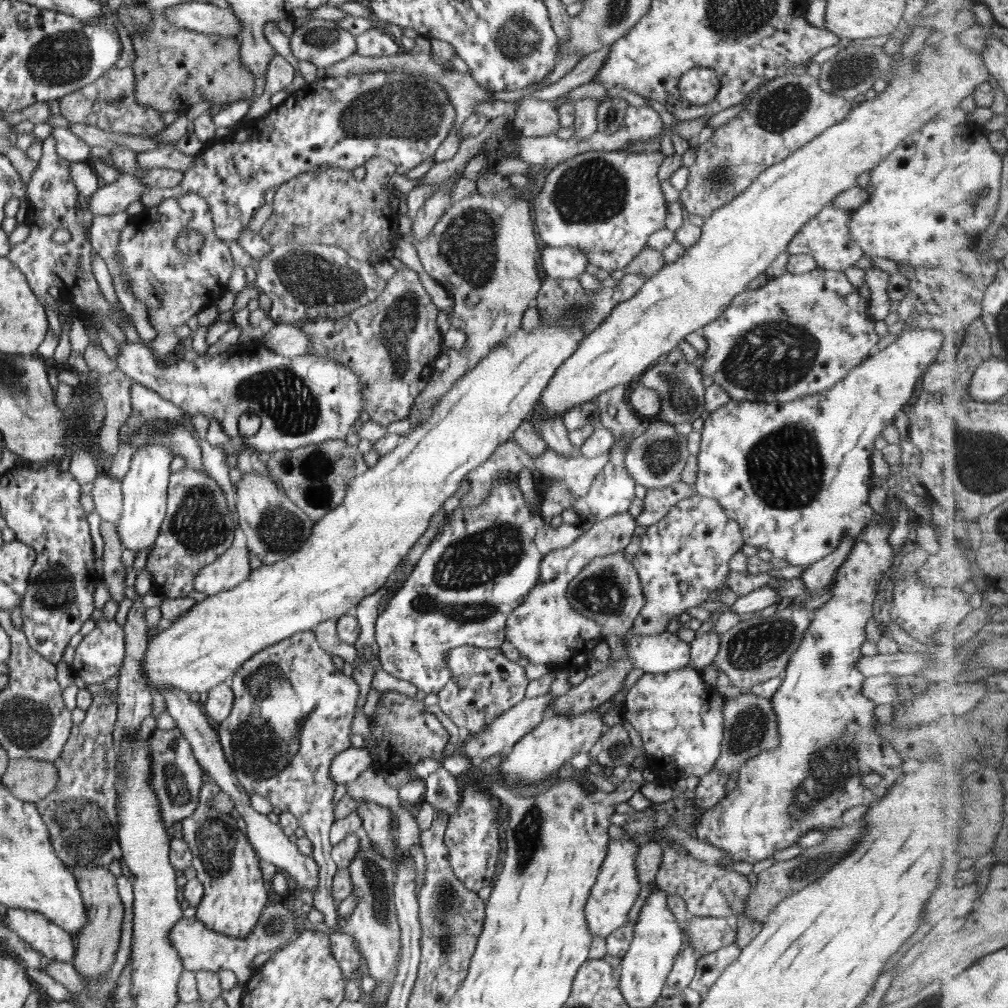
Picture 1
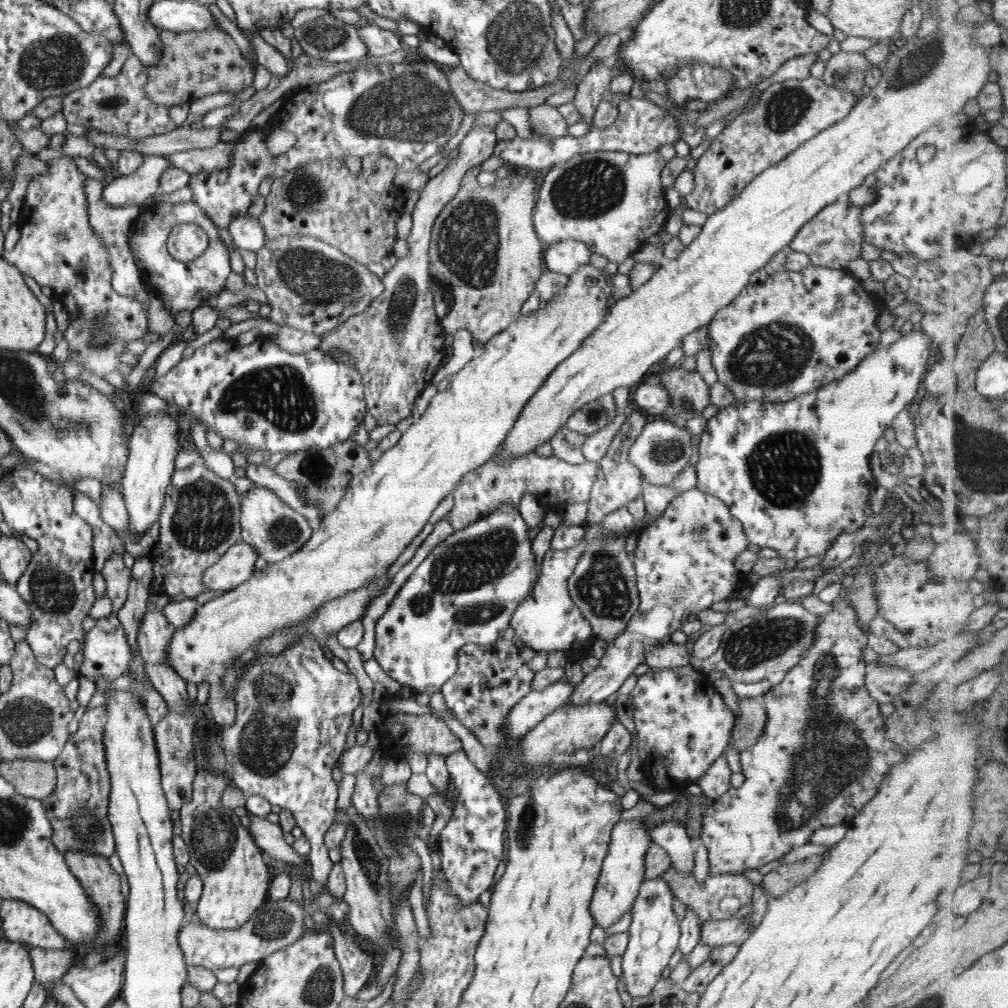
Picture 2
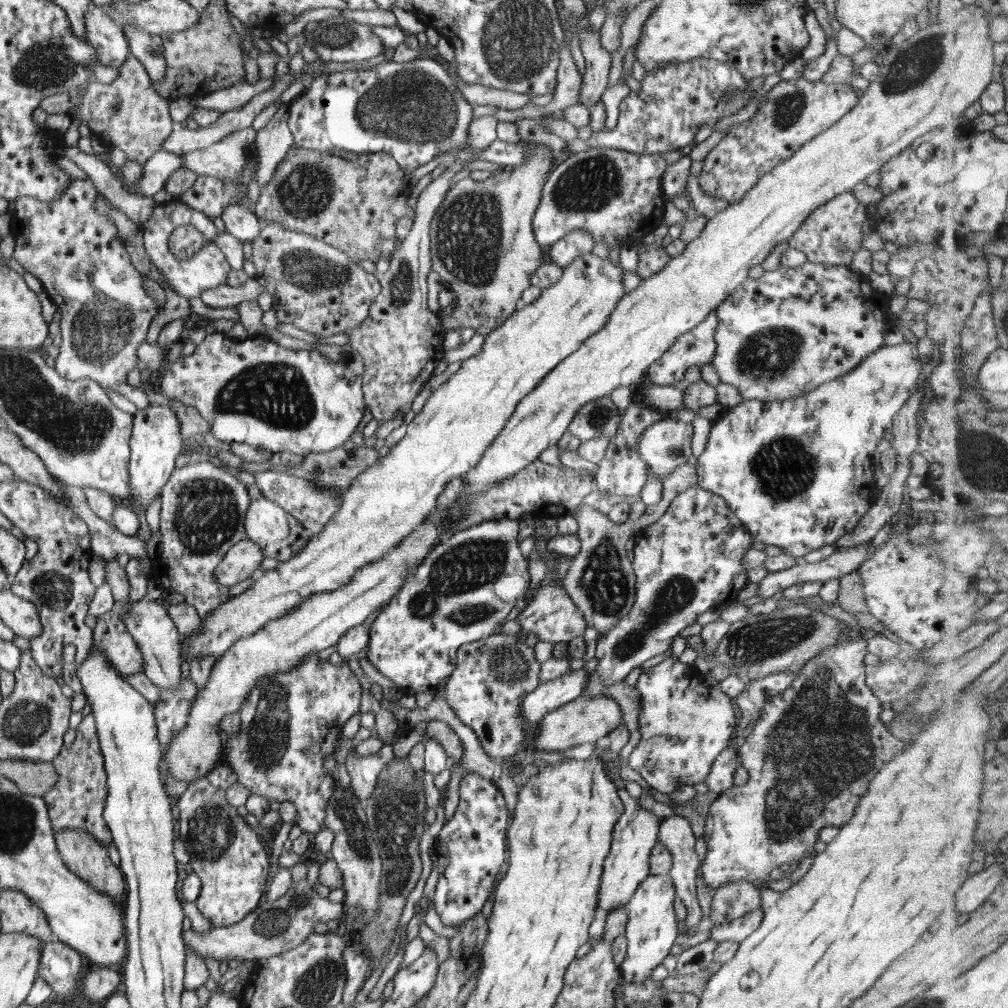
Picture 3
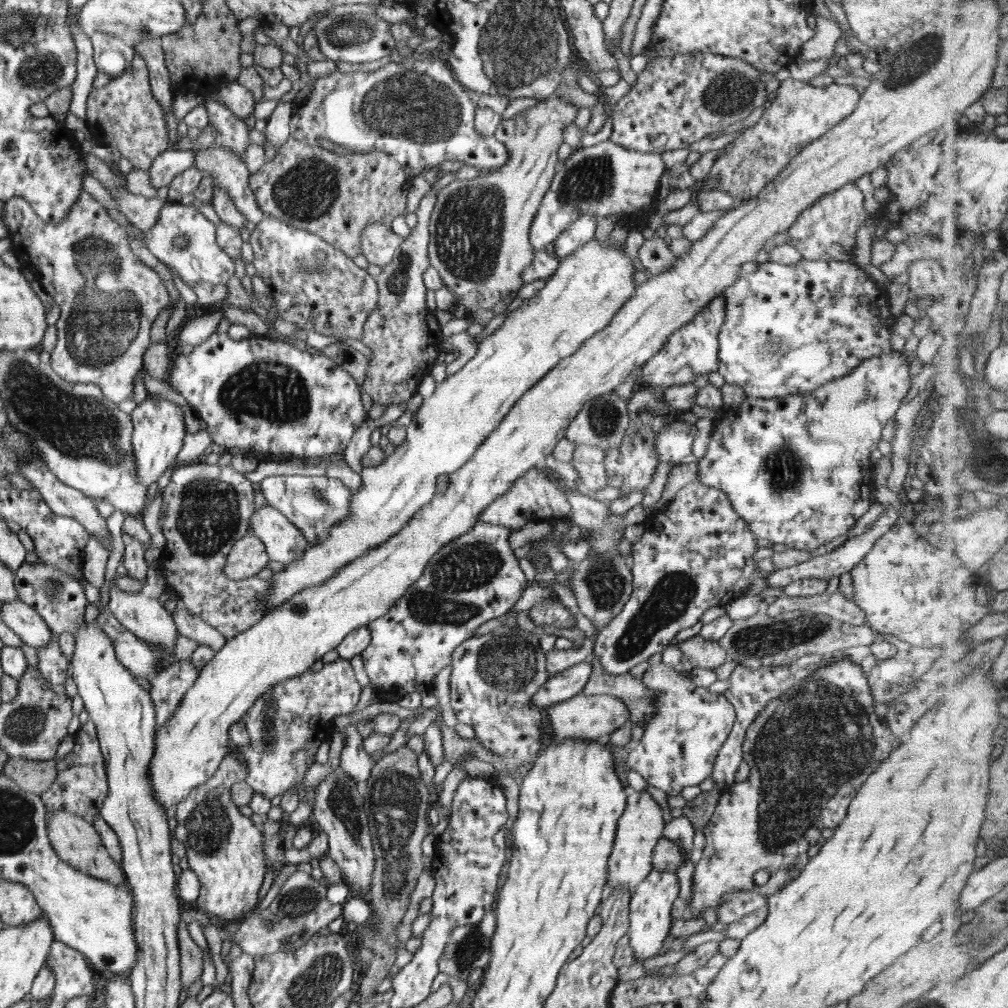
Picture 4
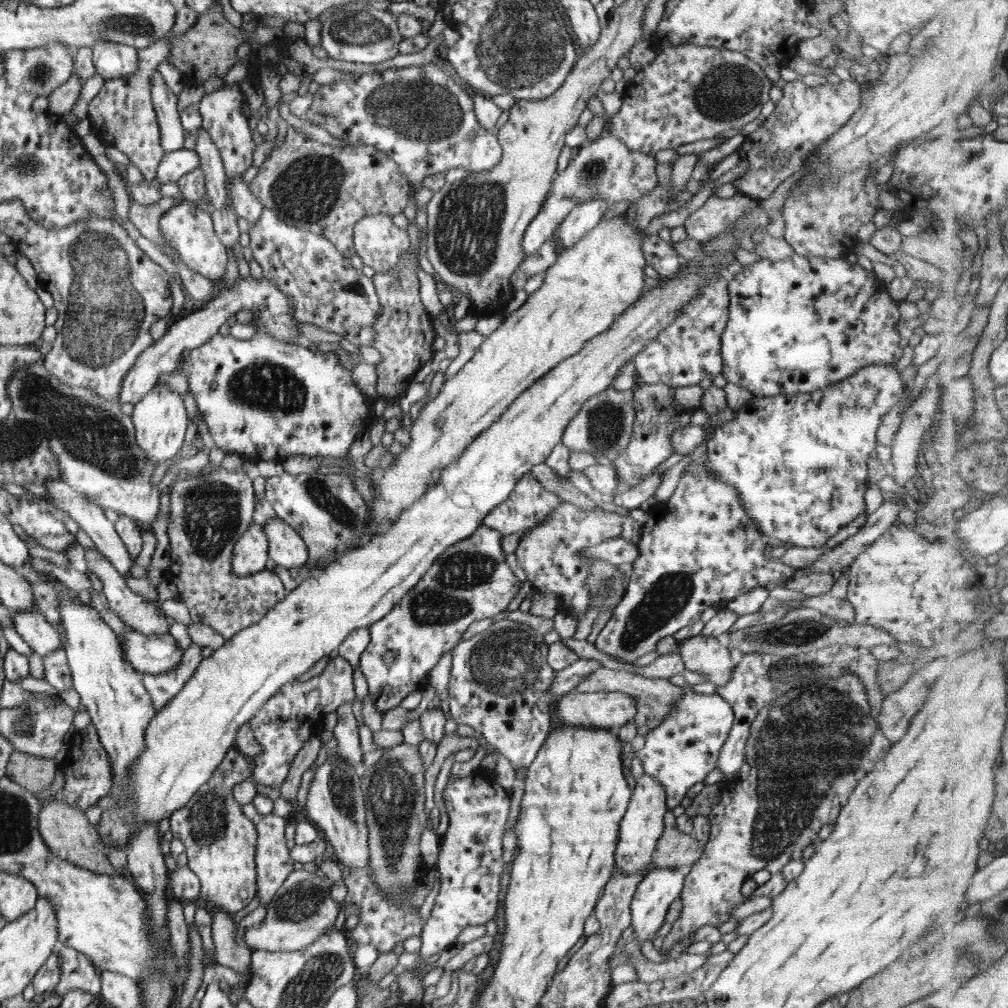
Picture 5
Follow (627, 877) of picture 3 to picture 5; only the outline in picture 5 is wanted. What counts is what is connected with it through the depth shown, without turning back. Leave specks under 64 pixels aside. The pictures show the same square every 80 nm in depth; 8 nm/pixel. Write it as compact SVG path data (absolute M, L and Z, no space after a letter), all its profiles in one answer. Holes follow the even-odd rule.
M643 773L637 779L627 811L620 822L618 844L615 850L616 871L629 875L648 872L647 866L652 863L658 839L664 832L665 814L670 807L671 804L662 783L657 778Z

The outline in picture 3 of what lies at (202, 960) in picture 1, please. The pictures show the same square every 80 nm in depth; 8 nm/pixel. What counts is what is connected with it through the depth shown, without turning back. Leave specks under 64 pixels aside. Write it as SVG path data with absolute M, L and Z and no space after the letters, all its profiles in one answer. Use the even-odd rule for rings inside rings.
M306 878L300 879L297 883L291 884L284 896L273 902L263 900L251 914L237 924L212 928L205 934L195 932L187 925L182 932L182 940L185 946L192 948L202 960L212 958L218 962L230 962L238 959L241 962L250 960L257 963L259 960L268 959L298 947L314 933L316 924L324 924L340 918L344 914L344 907L342 902L334 904L328 898L322 898L312 889L312 885Z

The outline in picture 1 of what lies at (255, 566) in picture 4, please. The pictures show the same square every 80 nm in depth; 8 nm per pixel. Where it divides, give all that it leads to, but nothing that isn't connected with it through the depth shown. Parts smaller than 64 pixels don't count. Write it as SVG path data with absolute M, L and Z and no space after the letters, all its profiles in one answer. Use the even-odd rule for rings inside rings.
M231 546L213 564L198 572L194 579L194 590L212 596L245 582L252 572L251 554L247 546L241 548Z

